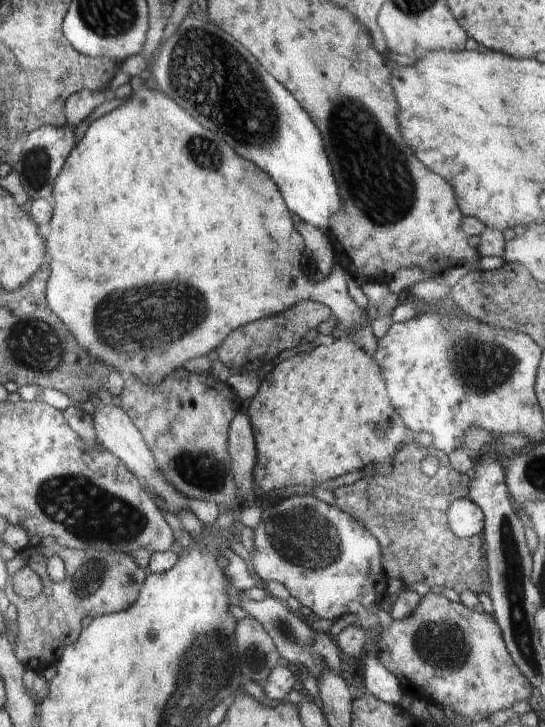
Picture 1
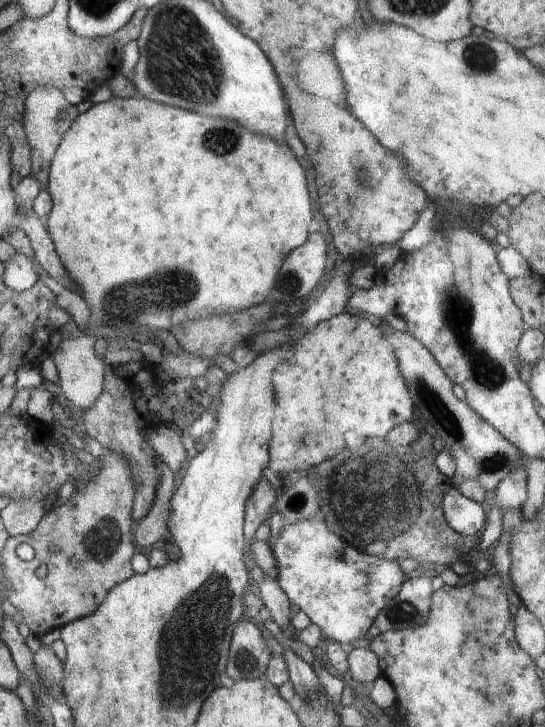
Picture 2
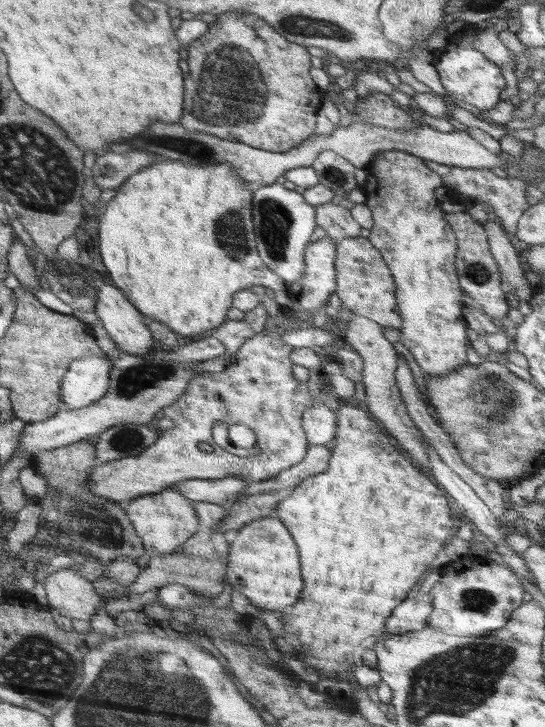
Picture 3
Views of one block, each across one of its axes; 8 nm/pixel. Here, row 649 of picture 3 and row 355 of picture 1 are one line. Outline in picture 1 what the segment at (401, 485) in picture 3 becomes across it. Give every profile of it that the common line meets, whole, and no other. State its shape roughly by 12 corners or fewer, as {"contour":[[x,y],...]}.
{"contour":[[344,333],[252,398],[252,494],[382,466],[406,438]]}

